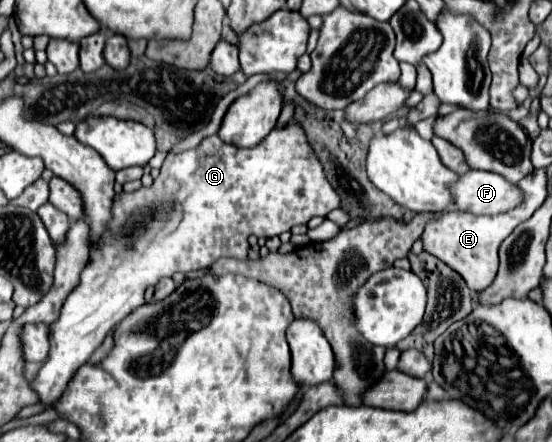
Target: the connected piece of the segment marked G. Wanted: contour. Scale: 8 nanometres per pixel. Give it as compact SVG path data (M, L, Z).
M290 119L284 127L274 127L272 133L264 141L260 141L260 145L254 145L254 147L248 147L248 149L224 143L218 135L210 135L210 137L202 139L202 143L196 149L188 149L188 151L182 151L178 155L168 153L168 157L162 163L160 175L154 179L152 187L140 187L134 193L122 193L122 197L118 201L114 201L114 205L112 205L112 219L108 223L108 229L102 235L102 239L98 241L98 245L90 251L90 261L88 261L88 265L84 267L84 271L80 275L80 285L68 295L68 299L66 299L66 303L64 303L64 307L60 311L60 319L50 327L50 355L44 361L42 369L38 371L36 379L32 381L32 387L40 395L40 401L42 403L54 403L64 393L64 389L68 387L70 377L90 359L90 355L94 353L94 349L98 349L102 345L106 333L110 329L114 329L128 313L132 313L134 309L138 309L140 305L144 305L144 291L146 291L146 287L156 285L162 277L172 277L178 271L180 273L190 273L190 271L198 271L198 269L208 269L220 257L234 257L234 259L244 261L246 255L248 255L248 237L250 235L256 235L256 237L274 237L274 235L280 235L284 231L290 231L294 225L308 223L312 217L326 217L334 209L340 209L340 197L332 189L332 185L328 183L328 179L324 175L324 169L322 169L322 165L320 165L314 149L310 147L308 137L306 137L302 125L298 125L294 119Z

